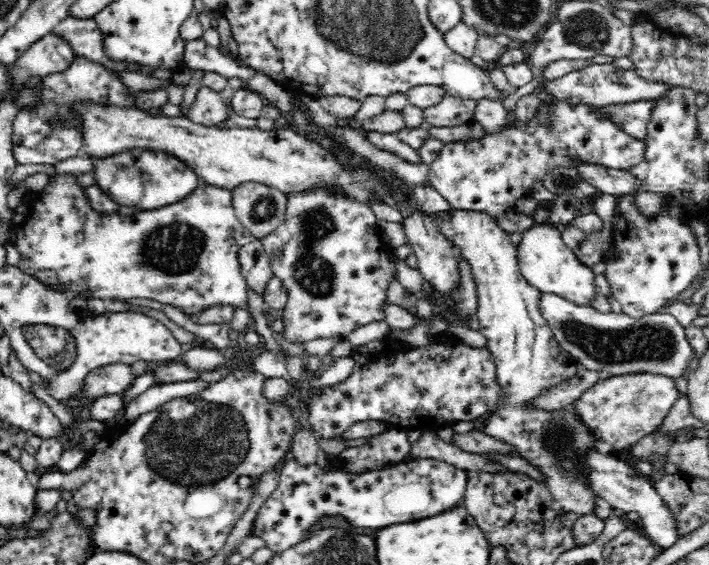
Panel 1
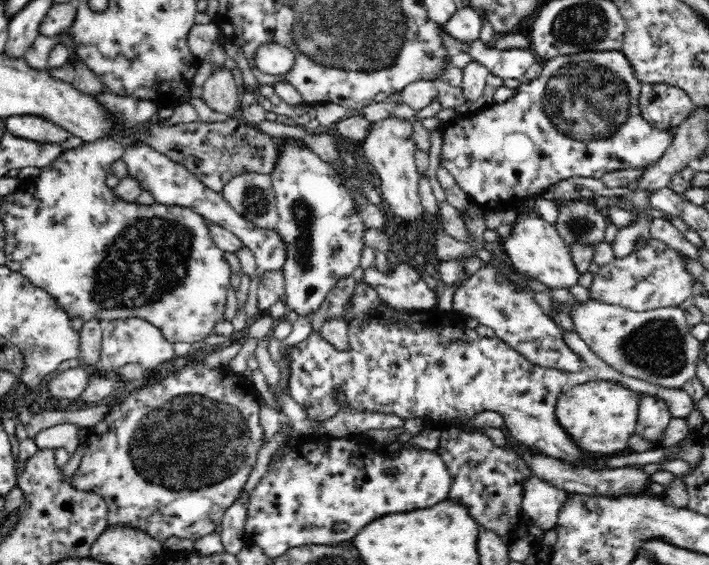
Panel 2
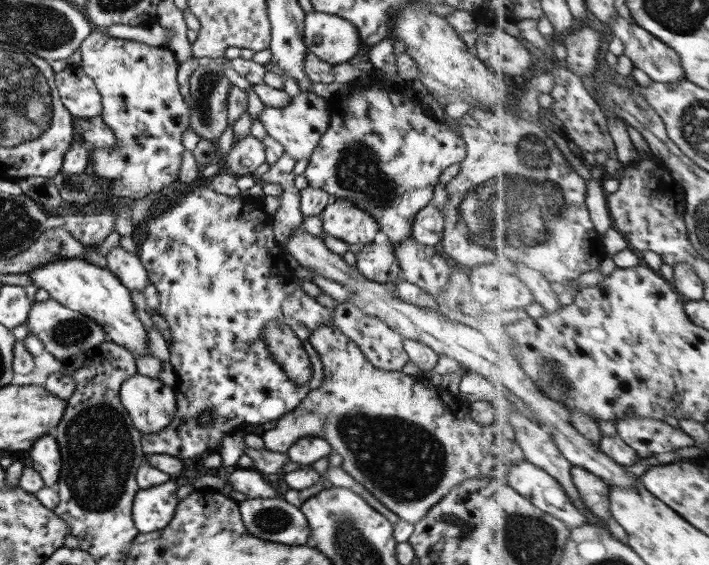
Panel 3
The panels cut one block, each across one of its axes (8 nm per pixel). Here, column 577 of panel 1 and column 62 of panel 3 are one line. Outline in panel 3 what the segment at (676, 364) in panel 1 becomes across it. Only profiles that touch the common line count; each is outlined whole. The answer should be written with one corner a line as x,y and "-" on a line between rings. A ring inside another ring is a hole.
49,298
44,301
29,303
30,312
26,318
29,332
38,336
44,345
44,350
53,354
58,360
66,360
84,350
97,347
101,342
106,341
104,327
96,320
69,309
60,302

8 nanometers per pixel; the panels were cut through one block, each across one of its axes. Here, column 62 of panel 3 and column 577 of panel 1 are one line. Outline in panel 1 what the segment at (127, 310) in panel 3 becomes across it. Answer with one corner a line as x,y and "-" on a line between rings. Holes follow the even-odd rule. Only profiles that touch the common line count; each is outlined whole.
532,223
532,228
524,230
523,238
517,246
517,259
522,276
542,294
560,295
580,306
591,306
596,294
595,274
566,246
561,236
561,227
548,223

